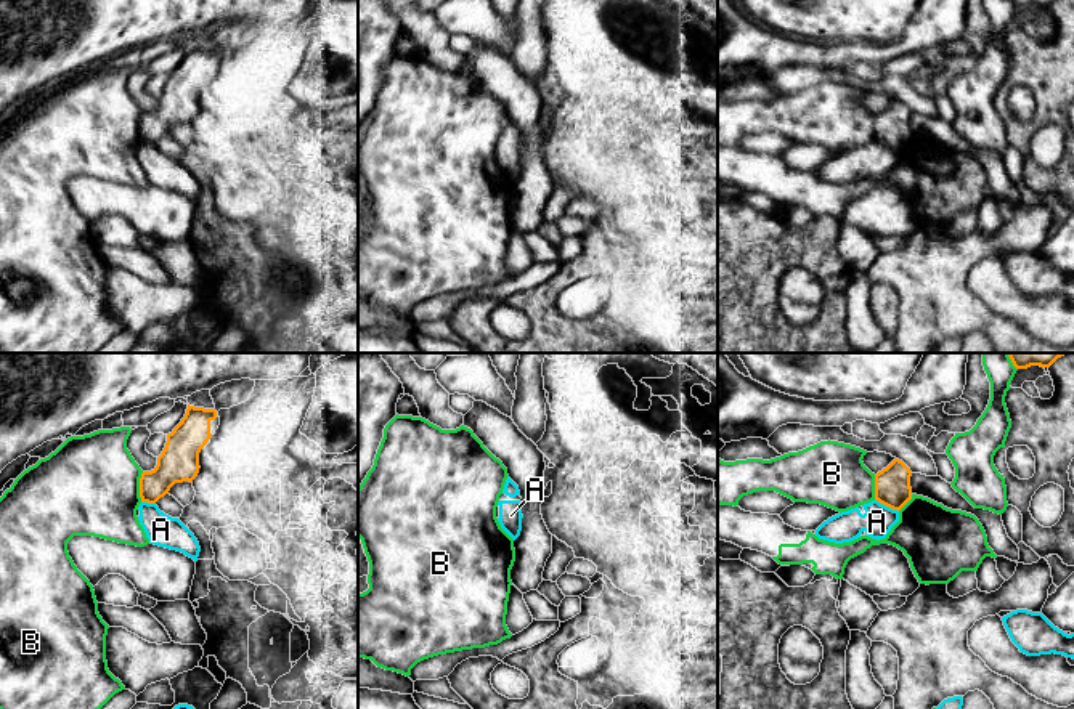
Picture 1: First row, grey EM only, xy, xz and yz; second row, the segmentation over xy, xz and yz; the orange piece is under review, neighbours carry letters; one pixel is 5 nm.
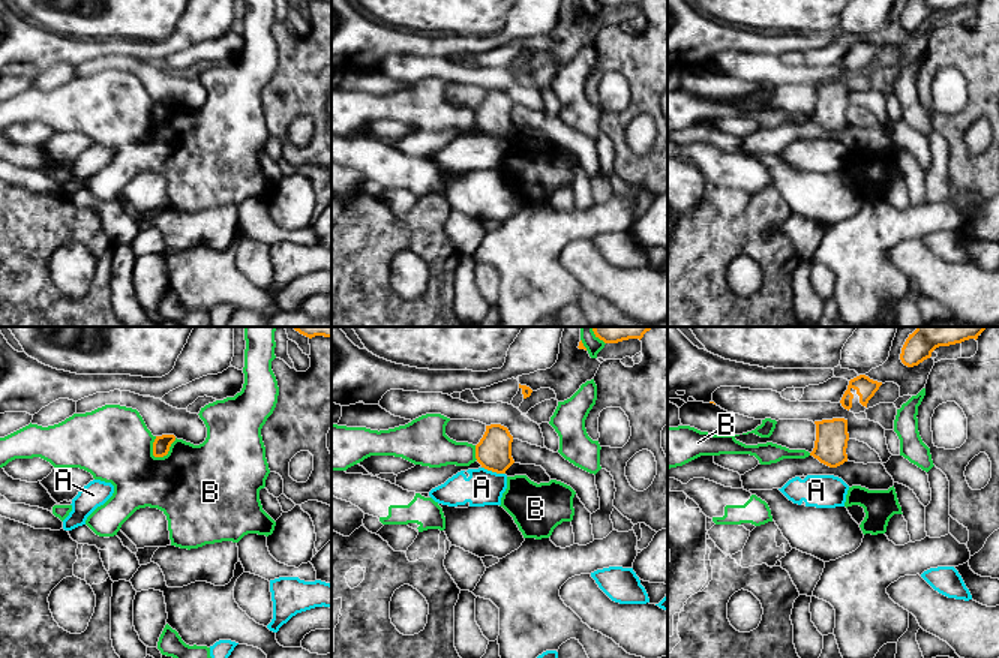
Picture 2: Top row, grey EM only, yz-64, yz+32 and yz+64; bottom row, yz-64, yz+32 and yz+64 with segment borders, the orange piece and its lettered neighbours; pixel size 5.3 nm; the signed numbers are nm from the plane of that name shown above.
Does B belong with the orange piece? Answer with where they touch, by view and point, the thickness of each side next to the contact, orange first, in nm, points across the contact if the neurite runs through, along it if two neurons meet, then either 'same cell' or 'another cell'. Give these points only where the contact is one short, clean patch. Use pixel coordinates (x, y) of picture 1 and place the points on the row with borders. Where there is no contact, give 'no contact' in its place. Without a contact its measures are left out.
meets orange in xy at (140, 486); 200 nm thick on the orange side, 500 nm on the other; another cell

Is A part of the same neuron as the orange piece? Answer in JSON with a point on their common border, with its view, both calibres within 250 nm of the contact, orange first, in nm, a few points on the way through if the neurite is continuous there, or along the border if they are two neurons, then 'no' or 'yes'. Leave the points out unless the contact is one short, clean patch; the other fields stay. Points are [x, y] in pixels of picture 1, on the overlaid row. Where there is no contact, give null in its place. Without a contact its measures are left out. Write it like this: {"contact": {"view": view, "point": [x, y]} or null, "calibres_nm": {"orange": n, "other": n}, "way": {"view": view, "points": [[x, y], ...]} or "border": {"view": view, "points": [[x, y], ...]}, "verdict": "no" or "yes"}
{"contact": {"view": "yz", "point": [886, 506]}, "calibres_nm": {"orange": 180, "other": 160}, "border": {"view": "yz", "points": [[875, 499], [898, 512]]}, "verdict": "no"}

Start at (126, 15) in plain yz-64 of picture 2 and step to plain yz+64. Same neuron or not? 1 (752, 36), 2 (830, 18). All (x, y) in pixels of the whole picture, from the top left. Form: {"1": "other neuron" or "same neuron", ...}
{"1": "other neuron", "2": "same neuron"}

